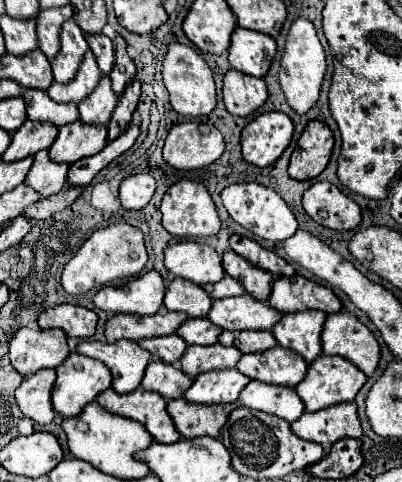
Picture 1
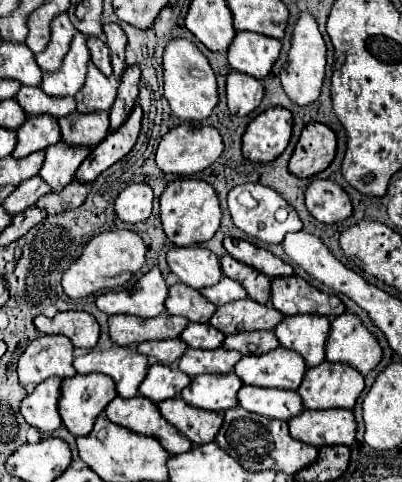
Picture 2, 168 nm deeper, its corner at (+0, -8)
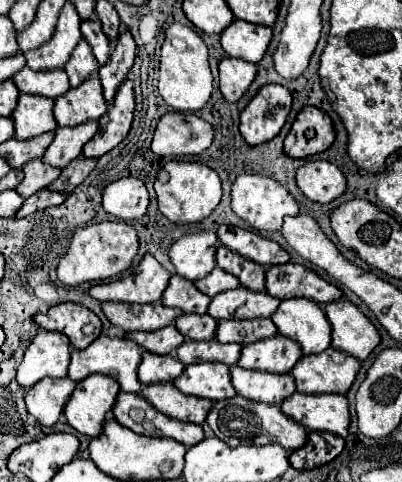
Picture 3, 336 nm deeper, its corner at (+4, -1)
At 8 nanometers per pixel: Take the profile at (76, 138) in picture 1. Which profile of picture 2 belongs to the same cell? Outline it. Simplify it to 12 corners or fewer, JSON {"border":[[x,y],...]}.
{"border":[[74,112],[58,120],[62,140],[98,146],[110,130],[108,112]]}

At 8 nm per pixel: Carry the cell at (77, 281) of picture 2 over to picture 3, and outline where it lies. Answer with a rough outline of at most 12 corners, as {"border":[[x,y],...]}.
{"border":[[126,221],[74,233],[58,263],[64,285],[126,271],[138,235]]}

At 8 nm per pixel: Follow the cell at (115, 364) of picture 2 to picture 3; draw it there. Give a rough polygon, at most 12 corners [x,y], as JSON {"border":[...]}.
{"border":[[96,337],[74,351],[68,377],[104,373],[140,393],[136,341]]}

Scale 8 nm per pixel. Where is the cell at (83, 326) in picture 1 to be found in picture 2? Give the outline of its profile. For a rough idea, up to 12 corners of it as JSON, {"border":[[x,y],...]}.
{"border":[[88,312],[36,316],[42,334],[62,334],[78,348],[94,348],[100,326]]}

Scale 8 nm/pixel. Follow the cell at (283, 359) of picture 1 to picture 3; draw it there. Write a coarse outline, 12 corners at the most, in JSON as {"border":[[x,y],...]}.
{"border":[[274,335],[242,347],[238,365],[290,373],[302,357],[294,339]]}

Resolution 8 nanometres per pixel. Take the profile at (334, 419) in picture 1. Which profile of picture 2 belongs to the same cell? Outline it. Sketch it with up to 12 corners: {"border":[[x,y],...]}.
{"border":[[302,410],[290,434],[316,448],[356,436],[352,410]]}

